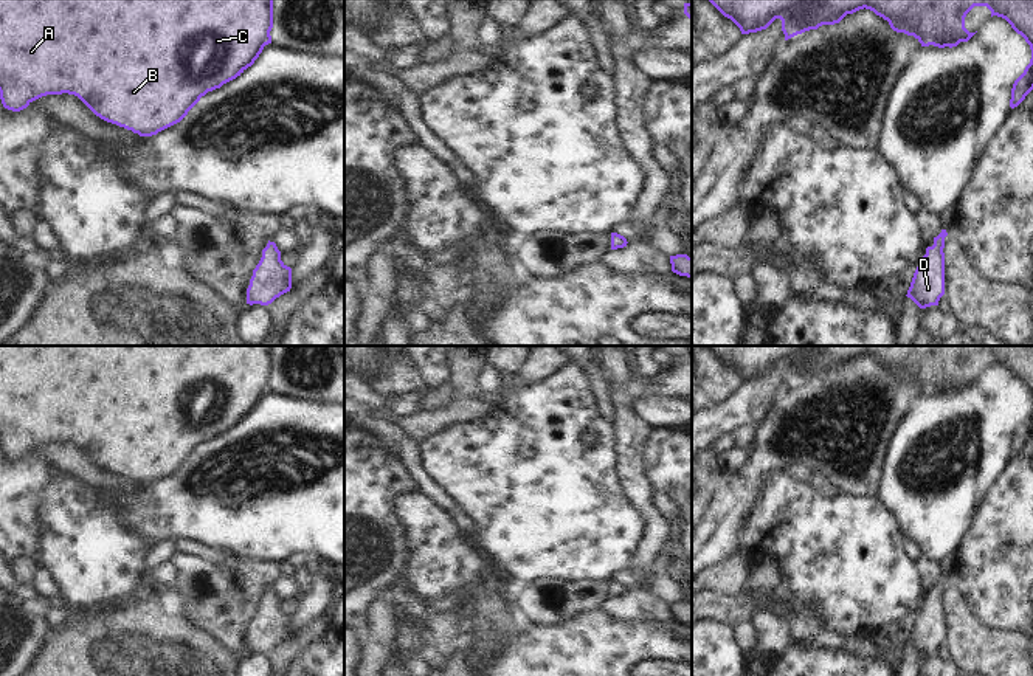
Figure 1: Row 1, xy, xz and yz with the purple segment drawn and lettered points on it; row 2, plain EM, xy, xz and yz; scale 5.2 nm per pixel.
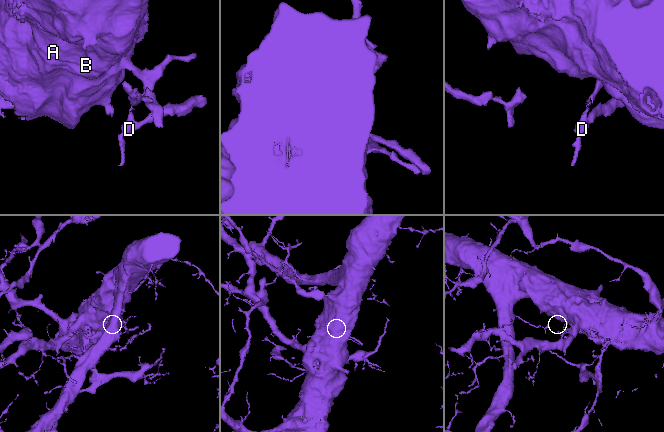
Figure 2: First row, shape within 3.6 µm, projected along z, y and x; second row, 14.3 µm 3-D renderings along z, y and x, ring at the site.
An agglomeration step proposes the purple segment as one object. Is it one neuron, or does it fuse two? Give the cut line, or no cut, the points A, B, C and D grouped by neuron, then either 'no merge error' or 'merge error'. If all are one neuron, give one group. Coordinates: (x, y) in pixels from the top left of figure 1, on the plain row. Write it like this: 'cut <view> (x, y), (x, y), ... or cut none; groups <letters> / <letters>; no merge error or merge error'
cut none; groups A B C D; no merge error

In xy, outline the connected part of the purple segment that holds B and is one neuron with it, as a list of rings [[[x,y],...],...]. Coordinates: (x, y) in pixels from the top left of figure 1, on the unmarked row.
[[[0,346],[0,447],[5,456],[20,459],[33,448],[47,442],[74,442],[78,443],[96,464],[101,467],[132,478],[140,484],[152,484],[158,479],[180,470],[188,459],[205,443],[208,439],[220,436],[223,431],[240,423],[262,400],[264,394],[271,391],[270,378],[273,375],[273,346]]]

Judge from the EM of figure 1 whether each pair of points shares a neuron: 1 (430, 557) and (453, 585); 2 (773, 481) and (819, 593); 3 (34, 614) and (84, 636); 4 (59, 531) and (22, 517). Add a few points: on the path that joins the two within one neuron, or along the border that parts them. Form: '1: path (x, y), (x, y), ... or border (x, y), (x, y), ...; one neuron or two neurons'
1: path (436, 563), (447, 579); one neuron
2: path (784, 509), (785, 515), (819, 549), (819, 565); one neuron
3: border (56, 628), (51, 639), (34, 659); two neurons
4: border (47, 489), (41, 506), (41, 549), (34, 555); two neurons

